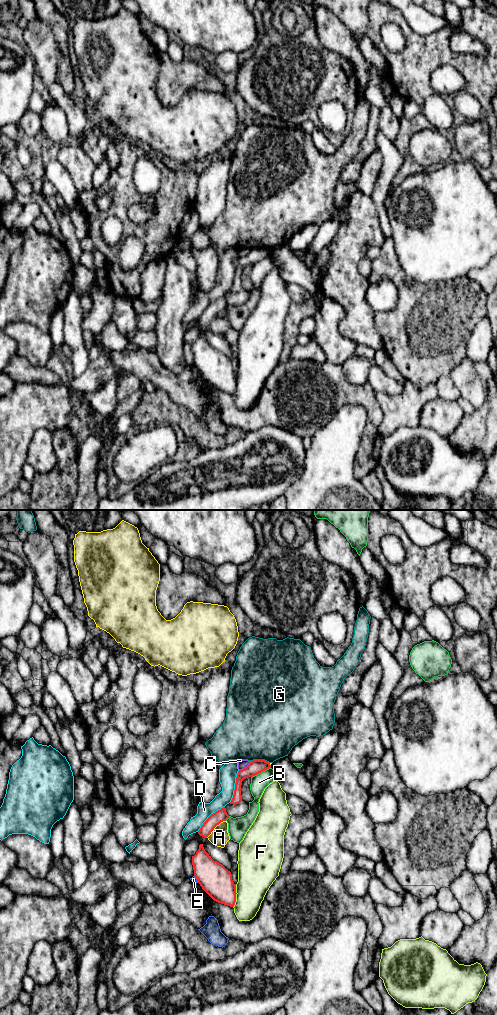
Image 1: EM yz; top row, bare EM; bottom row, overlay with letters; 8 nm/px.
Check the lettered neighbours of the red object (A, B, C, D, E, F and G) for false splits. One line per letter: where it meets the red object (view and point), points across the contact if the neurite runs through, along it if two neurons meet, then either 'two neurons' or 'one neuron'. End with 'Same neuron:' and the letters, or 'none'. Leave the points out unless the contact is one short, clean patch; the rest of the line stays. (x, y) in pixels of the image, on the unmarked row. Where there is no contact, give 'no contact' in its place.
A: meets red in yz at (215, 314); two neurons
B: meets red in yz at (260, 260); two neurons
C: meets red in yz at (246, 255); border along yz (250, 249), (239, 258); two neurons
D: meets red in yz at (235, 274); two neurons
E: meets red in yz at (196, 366); two neurons
F: meets red in yz at (235, 384); two neurons
G: meets red in yz at (260, 248); two neurons
Same neuron: none

